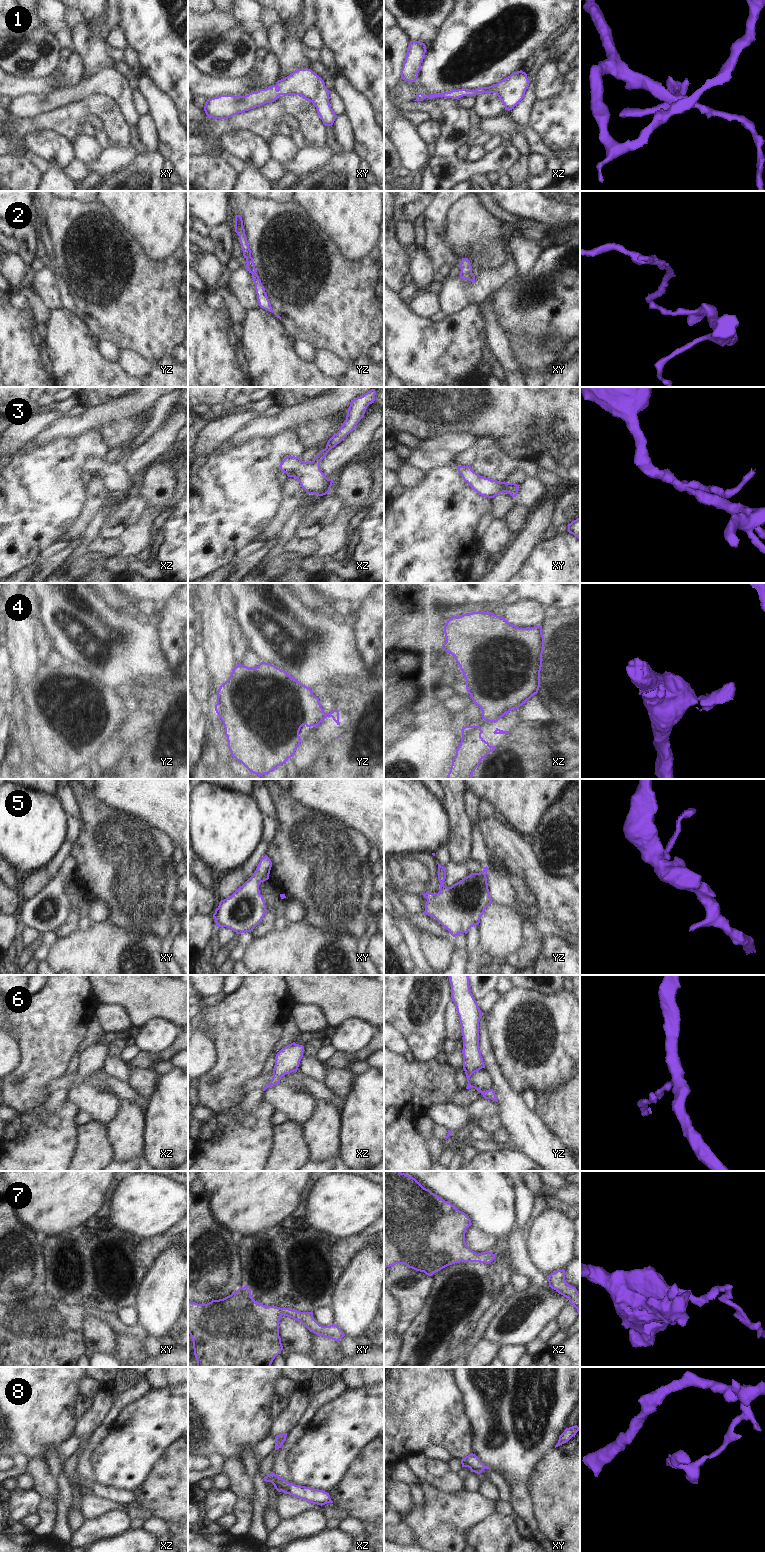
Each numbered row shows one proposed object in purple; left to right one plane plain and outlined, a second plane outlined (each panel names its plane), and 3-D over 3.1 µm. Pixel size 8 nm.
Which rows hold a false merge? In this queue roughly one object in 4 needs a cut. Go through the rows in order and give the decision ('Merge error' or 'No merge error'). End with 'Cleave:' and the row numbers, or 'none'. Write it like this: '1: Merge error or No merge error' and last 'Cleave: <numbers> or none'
1: No merge error
2: No merge error
3: Merge error
4: Merge error
5: No merge error
6: No merge error
7: No merge error
8: No merge error
Cleave: 3, 4

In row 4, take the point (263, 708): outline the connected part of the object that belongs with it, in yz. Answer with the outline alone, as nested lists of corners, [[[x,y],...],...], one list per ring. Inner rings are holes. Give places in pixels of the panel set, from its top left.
[[[264,661],[254,668],[237,664],[229,679],[217,691],[215,711],[223,722],[231,757],[259,777],[268,775],[293,757],[302,740],[299,736],[301,727],[318,727],[326,714],[311,688],[302,685],[284,670]]]

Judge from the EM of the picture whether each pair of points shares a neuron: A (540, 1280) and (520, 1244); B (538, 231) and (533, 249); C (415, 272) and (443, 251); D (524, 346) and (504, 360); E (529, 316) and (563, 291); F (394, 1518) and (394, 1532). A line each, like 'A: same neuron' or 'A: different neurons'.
A: same neuron
B: different neurons
C: different neurons
D: different neurons
E: same neuron
F: different neurons

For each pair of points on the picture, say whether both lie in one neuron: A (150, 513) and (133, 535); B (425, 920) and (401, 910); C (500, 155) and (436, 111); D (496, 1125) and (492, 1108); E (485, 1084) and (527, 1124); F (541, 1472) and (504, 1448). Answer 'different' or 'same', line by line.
A: same
B: same
C: same
D: different
E: different
F: different

